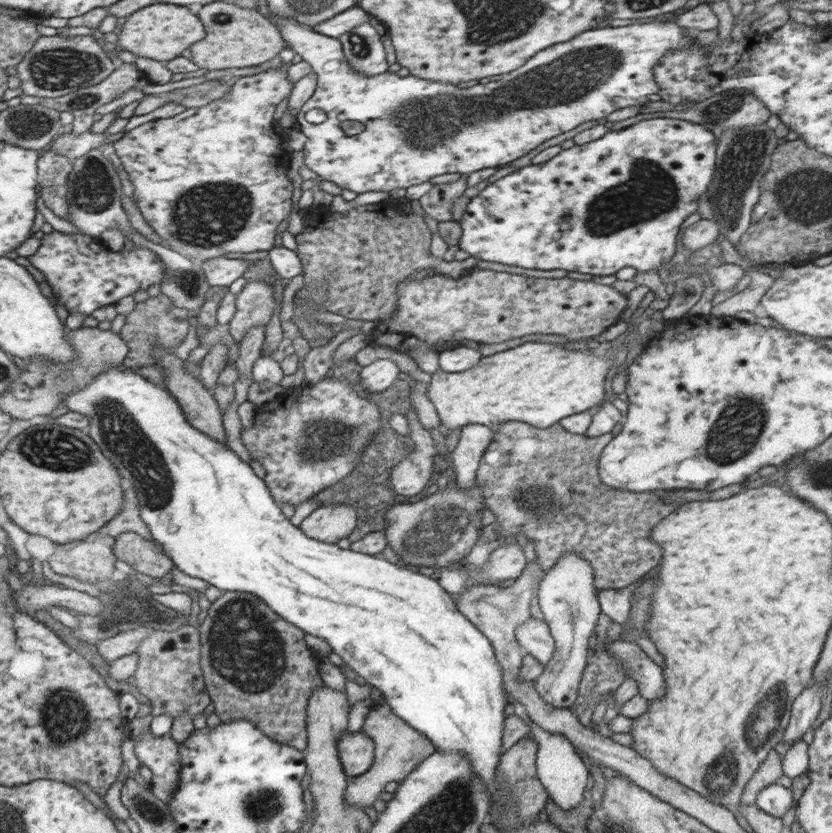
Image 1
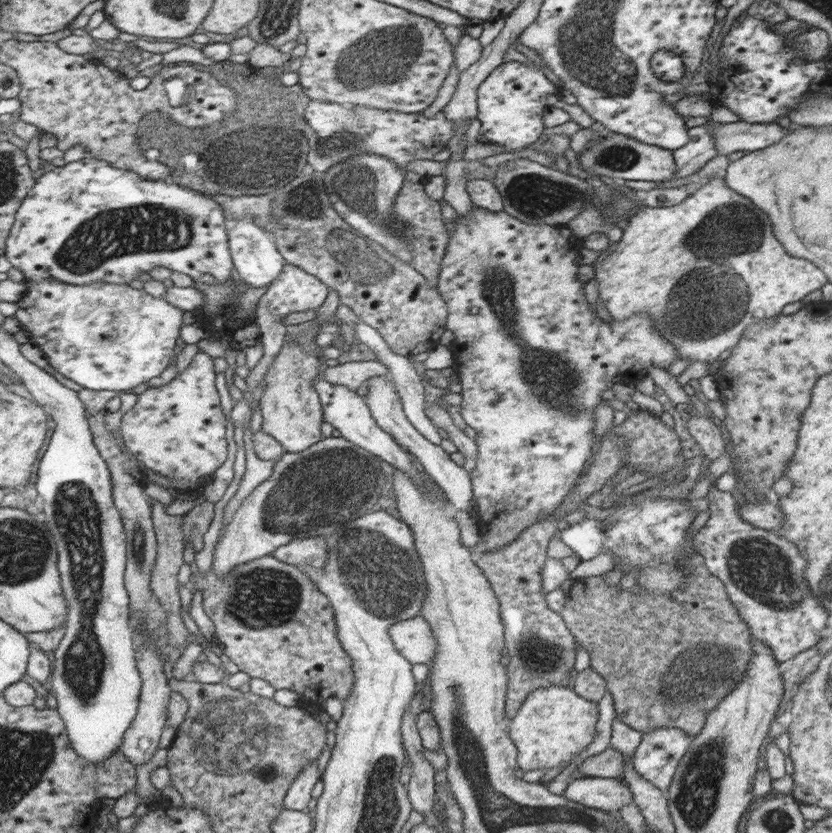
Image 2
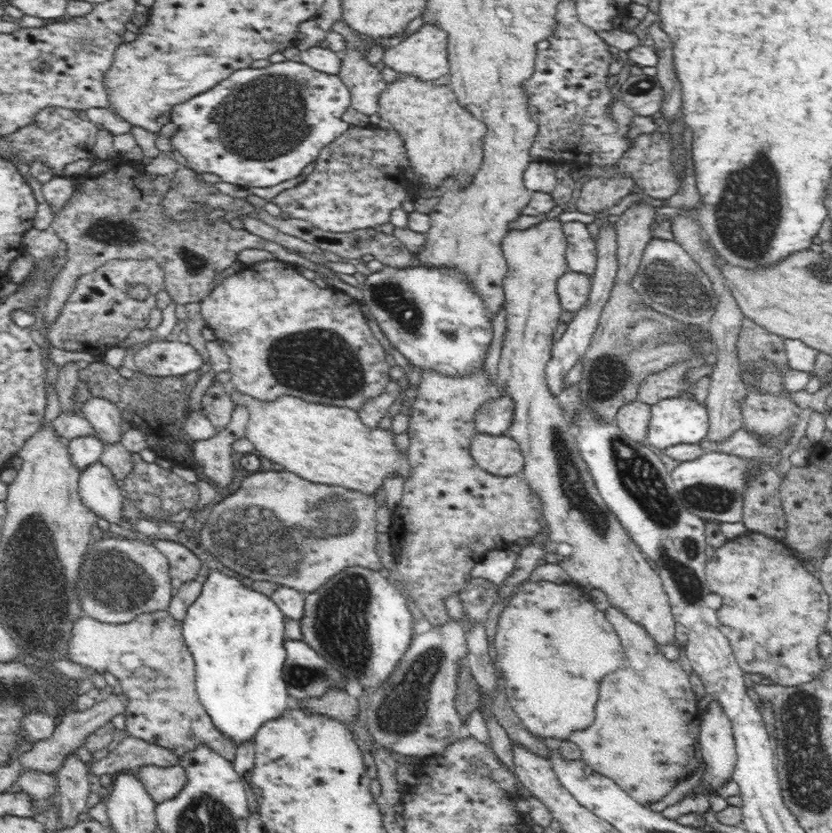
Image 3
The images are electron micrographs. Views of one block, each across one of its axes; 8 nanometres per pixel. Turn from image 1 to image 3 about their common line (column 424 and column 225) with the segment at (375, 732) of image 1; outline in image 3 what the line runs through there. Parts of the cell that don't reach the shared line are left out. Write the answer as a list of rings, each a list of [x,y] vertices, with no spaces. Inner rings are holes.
[[[167,611],[143,613],[126,624],[106,624],[92,617],[83,616],[72,624],[72,638],[68,640],[68,660],[87,666],[94,672],[110,672],[120,682],[128,704],[124,714],[129,736],[141,738],[150,744],[171,750],[182,758],[198,745],[206,745],[228,761],[234,762],[236,745],[222,734],[202,706],[195,689],[195,662],[182,634],[182,620]]]

